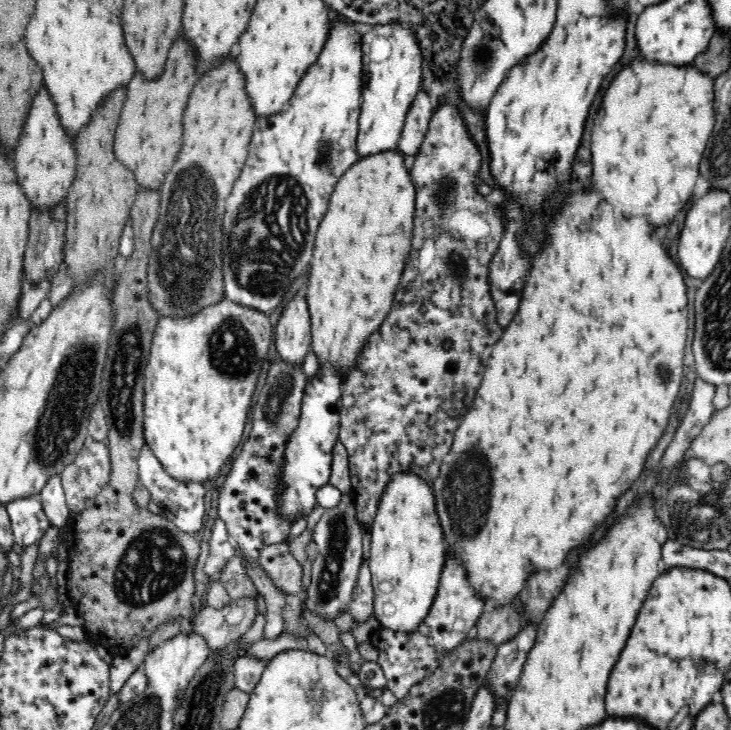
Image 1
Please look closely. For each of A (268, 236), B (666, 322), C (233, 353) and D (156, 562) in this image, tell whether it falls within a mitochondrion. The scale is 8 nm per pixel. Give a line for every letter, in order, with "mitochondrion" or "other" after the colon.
A: mitochondrion
B: other
C: mitochondrion
D: mitochondrion

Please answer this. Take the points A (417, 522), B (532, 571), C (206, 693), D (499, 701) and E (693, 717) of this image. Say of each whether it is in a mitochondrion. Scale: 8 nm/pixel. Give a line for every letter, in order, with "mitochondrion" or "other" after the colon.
A: other
B: other
C: mitochondrion
D: other
E: other

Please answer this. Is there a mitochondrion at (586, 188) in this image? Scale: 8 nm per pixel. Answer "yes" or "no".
no

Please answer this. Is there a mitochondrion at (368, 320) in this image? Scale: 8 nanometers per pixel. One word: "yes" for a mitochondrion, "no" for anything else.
no

